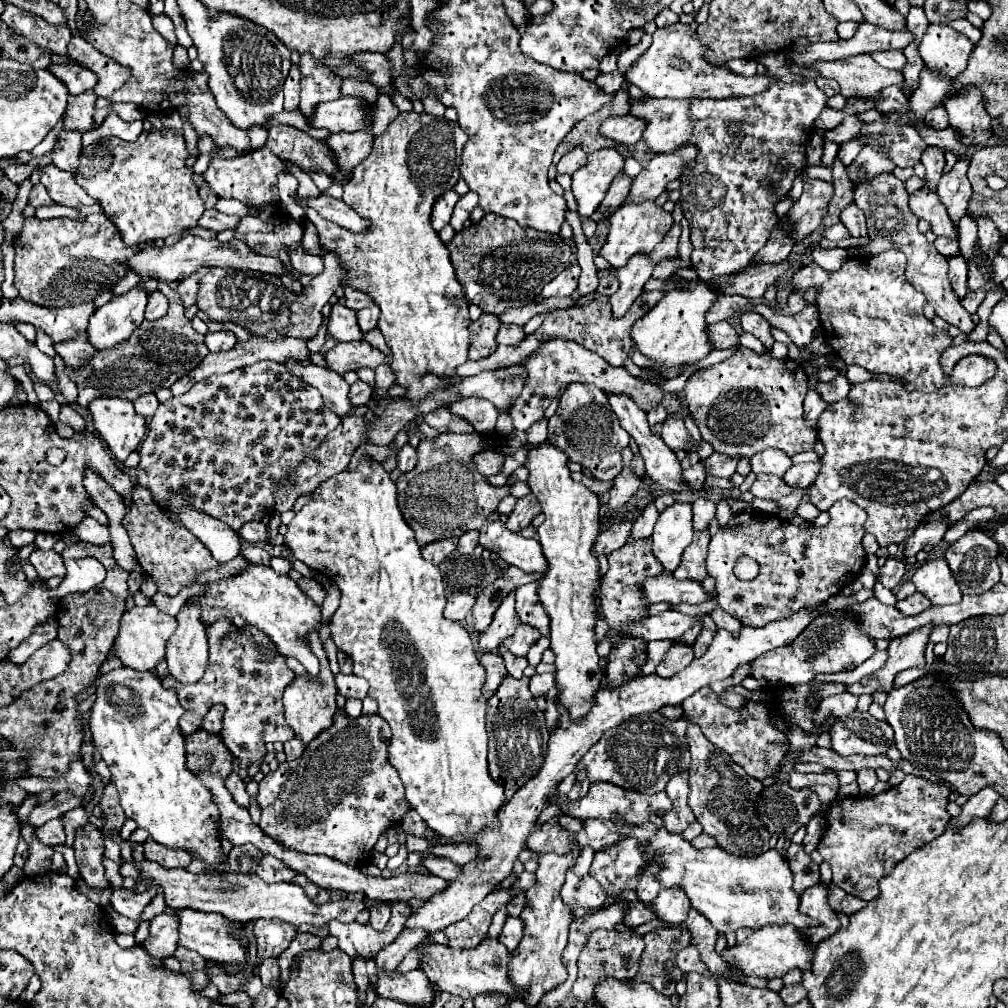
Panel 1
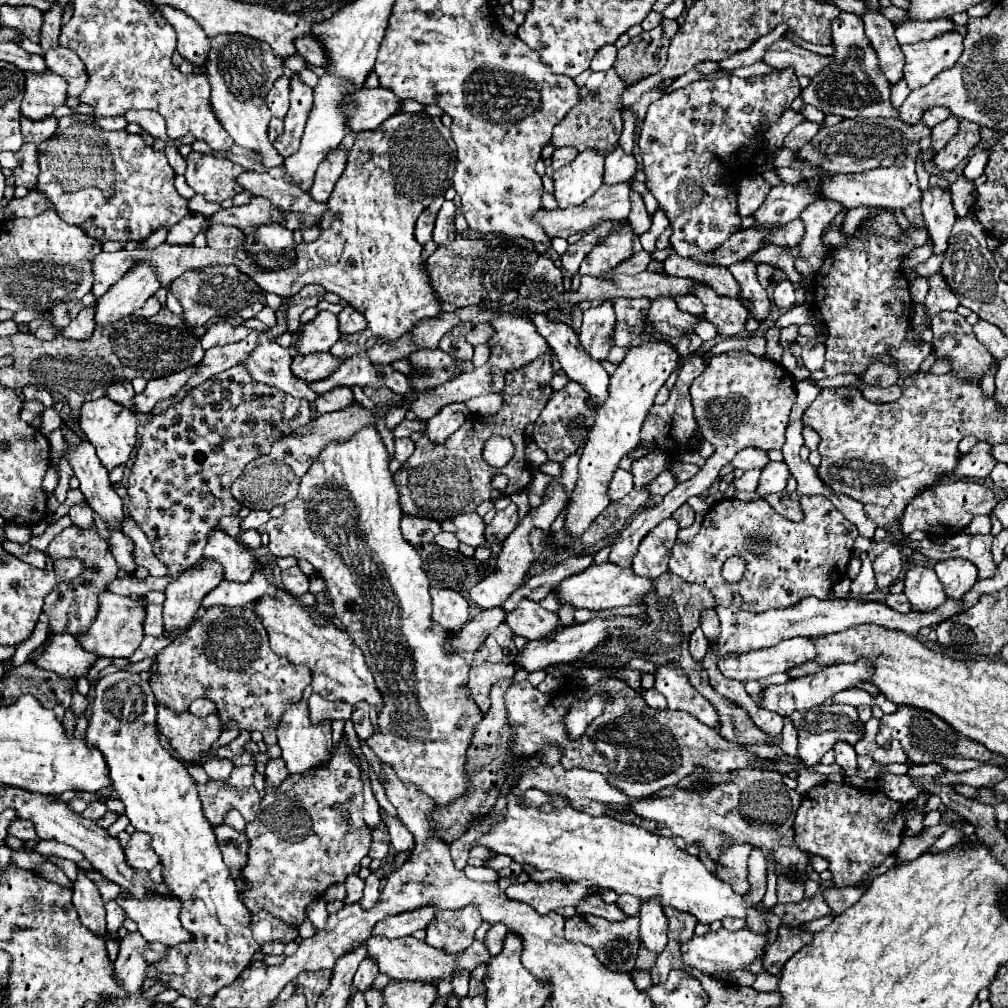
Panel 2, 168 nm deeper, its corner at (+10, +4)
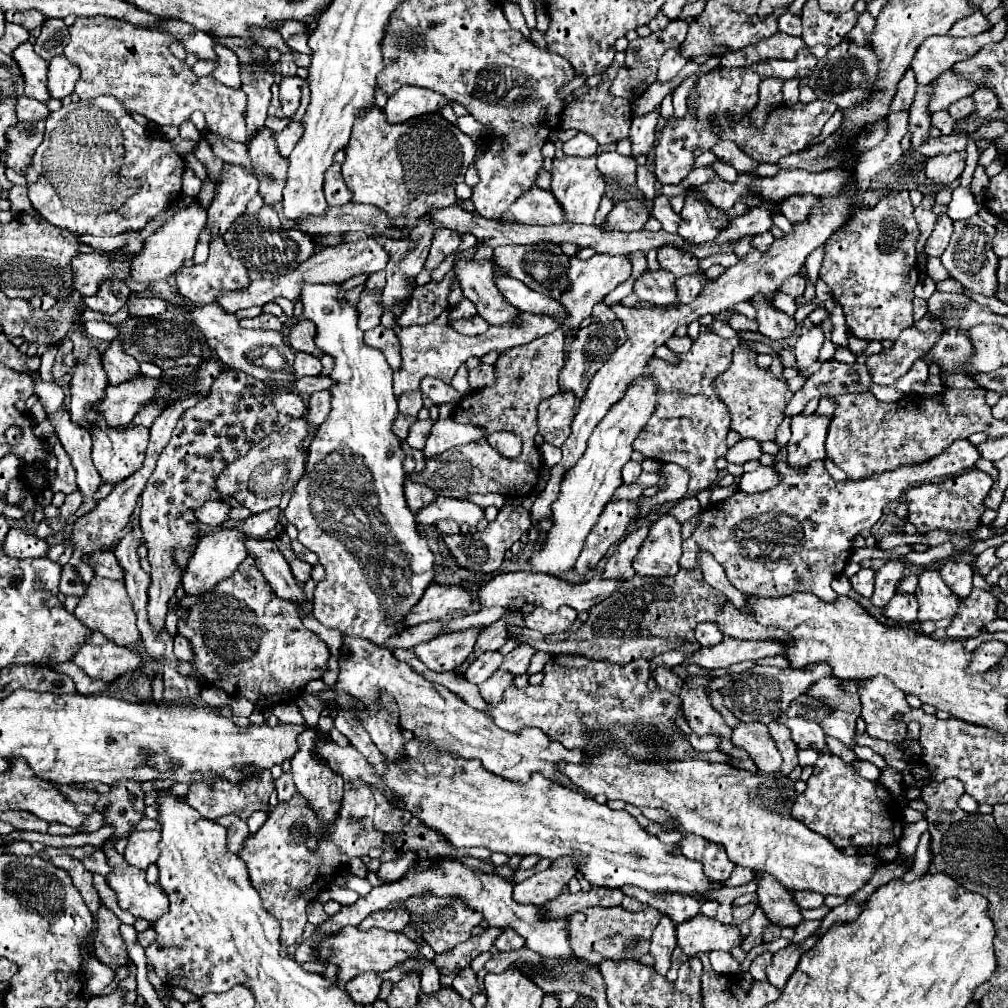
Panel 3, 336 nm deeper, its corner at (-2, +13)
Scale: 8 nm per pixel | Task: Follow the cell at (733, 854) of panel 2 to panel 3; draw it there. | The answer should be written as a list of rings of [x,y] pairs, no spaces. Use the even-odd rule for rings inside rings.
[[[766,874],[759,879],[757,897],[759,907],[773,923],[781,927],[797,927],[803,921],[803,915],[791,897],[791,891],[783,887],[773,875]]]

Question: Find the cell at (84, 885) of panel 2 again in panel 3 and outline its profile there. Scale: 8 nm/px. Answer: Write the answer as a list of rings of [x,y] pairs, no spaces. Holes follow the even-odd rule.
[[[103,903],[99,907],[97,913],[97,935],[93,941],[93,955],[109,965],[111,969],[117,967],[127,967],[131,963],[129,955],[127,955],[127,945],[119,933],[119,925],[121,921],[115,917],[115,913],[111,909],[107,909]]]

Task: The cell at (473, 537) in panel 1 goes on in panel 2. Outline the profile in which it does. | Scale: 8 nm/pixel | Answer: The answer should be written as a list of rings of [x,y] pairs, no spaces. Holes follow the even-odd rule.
[[[441,532],[441,534],[435,538],[435,542],[437,542],[441,548],[445,548],[445,550],[457,550],[457,548],[459,548],[459,538],[457,538],[455,534],[451,534],[451,532]]]

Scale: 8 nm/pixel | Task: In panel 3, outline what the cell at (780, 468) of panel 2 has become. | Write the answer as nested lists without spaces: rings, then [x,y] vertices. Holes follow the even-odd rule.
[[[761,465],[759,469],[755,469],[751,473],[743,473],[743,477],[739,479],[739,491],[745,491],[745,493],[767,491],[767,487],[775,487],[775,469],[773,467]]]

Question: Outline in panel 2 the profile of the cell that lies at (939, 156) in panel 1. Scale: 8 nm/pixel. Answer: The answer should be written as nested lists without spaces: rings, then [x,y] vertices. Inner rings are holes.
[[[949,116],[945,122],[937,124],[935,128],[931,128],[931,152],[939,152],[947,140],[951,140],[951,136],[957,132],[957,116]]]

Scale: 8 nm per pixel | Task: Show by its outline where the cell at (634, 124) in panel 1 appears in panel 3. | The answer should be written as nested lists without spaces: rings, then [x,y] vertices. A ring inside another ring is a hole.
[[[673,47],[671,51],[667,51],[667,55],[663,55],[663,59],[659,61],[659,81],[669,81],[673,79],[687,63],[689,59],[685,59],[681,55],[681,47]]]

